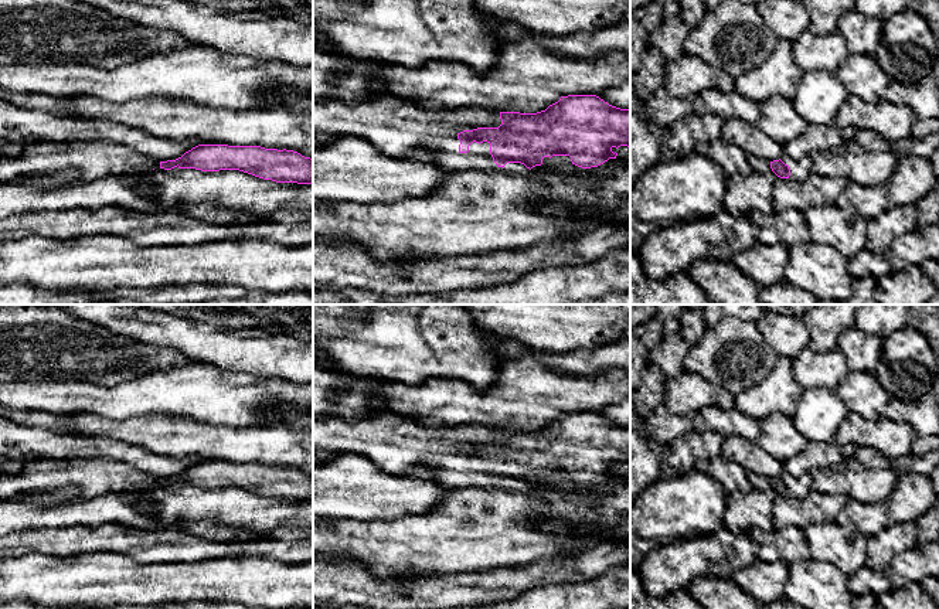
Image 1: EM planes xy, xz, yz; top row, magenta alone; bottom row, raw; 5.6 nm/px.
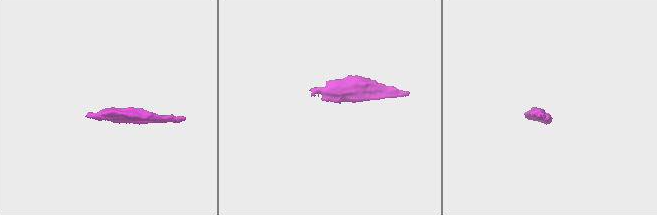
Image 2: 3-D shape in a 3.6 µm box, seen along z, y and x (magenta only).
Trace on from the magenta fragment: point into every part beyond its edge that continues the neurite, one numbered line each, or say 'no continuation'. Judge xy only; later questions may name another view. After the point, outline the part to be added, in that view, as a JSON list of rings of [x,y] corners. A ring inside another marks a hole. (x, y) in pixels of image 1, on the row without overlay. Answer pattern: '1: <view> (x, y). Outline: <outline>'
1: xy (44, 482). Outline: [[[106,459],[34,460],[23,463],[17,474],[0,474],[0,500],[20,500],[40,506],[55,506],[68,500],[91,499],[112,491],[140,487],[177,489],[160,484],[123,462]]]

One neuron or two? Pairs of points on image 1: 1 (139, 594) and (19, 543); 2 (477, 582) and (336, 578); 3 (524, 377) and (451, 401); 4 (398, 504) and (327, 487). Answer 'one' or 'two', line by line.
1: two
2: one
3: one
4: one

